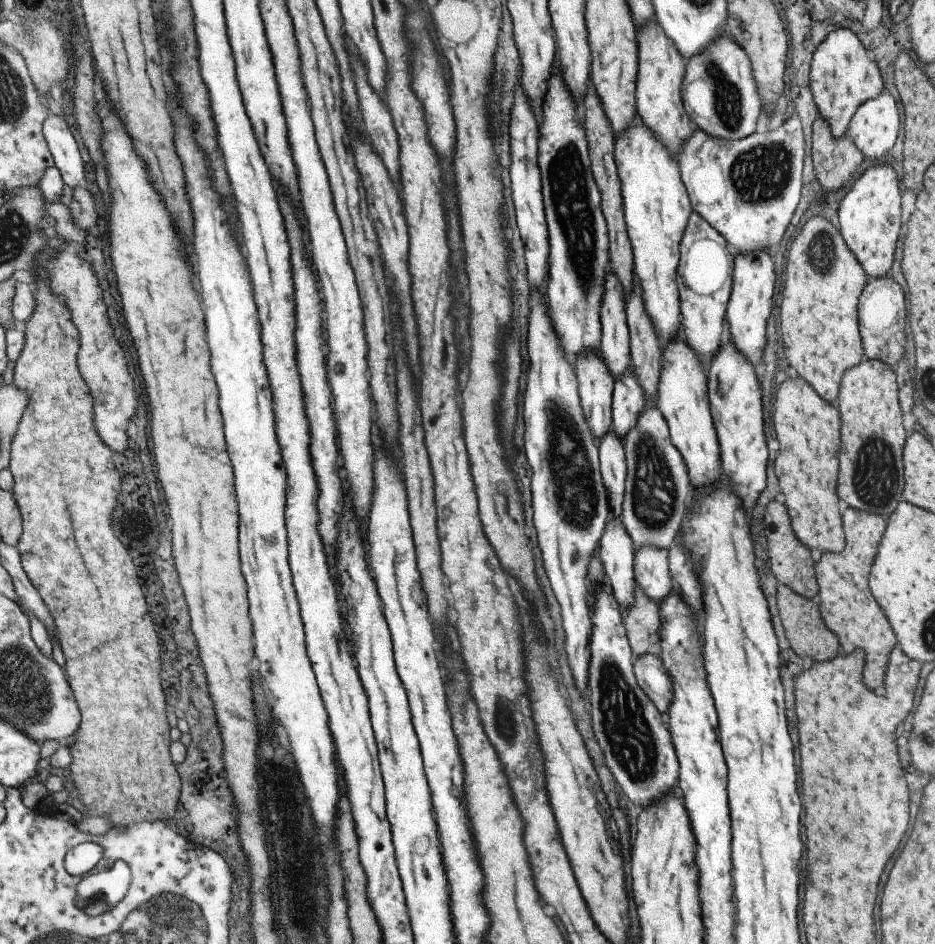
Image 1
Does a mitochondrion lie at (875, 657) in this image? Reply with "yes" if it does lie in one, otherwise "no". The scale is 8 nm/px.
no

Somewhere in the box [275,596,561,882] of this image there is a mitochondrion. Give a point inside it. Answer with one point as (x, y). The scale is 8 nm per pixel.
(505, 722)

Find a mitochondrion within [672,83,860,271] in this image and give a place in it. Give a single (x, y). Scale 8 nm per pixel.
(759, 175)

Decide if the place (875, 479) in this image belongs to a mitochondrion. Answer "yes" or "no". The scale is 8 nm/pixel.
yes

